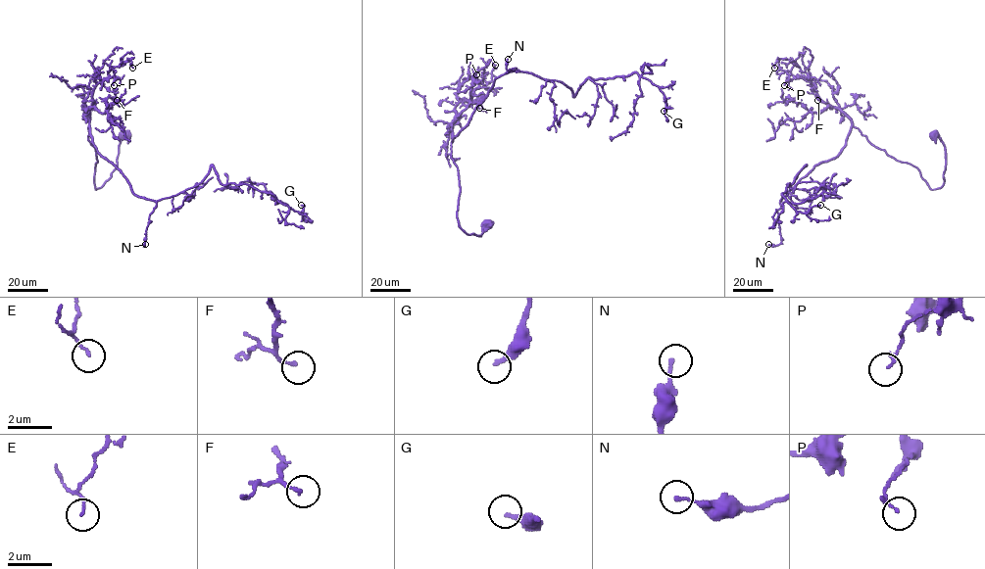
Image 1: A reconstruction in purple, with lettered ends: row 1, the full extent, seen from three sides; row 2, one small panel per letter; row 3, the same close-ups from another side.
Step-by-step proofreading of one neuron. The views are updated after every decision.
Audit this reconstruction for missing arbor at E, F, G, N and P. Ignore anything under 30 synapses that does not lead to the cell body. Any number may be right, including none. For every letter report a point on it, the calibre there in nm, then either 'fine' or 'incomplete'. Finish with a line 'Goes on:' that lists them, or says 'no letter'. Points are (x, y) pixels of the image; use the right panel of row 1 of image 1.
E: (774, 68) | 120 nm | fine
F: (817, 100) | 160 nm | fine
G: (820, 205) | 260 nm | fine
N: (768, 244) | 150 nm | fine
P: (784, 85) | 120 nm | fine
Goes on: no letter

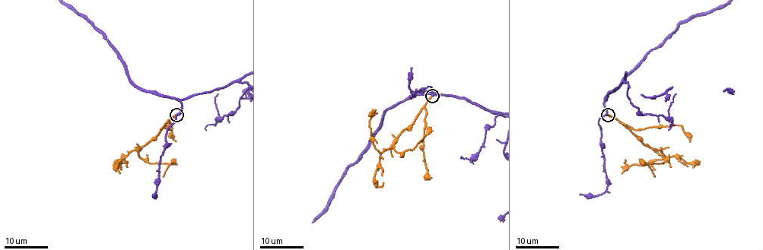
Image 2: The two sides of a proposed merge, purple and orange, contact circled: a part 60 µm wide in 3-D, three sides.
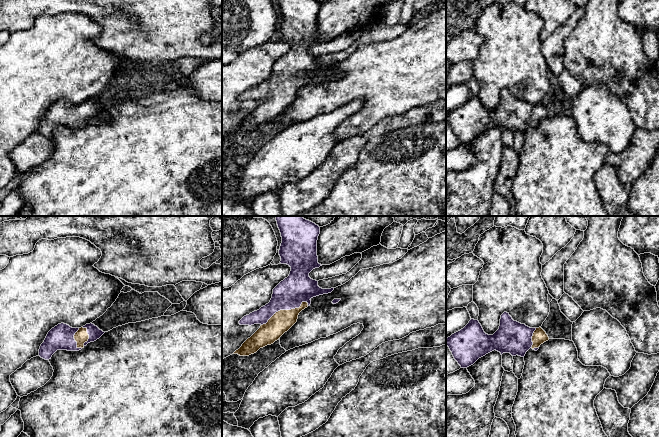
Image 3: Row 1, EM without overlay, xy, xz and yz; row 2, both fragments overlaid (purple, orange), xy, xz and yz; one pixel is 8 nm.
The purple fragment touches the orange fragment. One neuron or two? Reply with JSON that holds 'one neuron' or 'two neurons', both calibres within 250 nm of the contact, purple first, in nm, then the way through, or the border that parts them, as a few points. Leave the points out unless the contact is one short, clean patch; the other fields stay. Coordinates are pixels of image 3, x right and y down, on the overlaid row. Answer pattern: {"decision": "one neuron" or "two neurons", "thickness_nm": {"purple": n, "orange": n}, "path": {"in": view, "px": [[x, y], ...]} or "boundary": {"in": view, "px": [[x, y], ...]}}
{"decision": "one neuron", "thickness_nm": {"purple": 240, "orange": 170}}

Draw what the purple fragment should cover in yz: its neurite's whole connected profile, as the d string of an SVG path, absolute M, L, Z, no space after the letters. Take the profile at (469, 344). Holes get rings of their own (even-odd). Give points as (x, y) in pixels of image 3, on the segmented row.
M504 312L501 315L499 329L493 335L486 334L478 320L471 319L463 329L446 339L446 345L461 368L467 368L479 358L494 350L500 352L501 355L510 353L512 356L524 357L530 348L537 351L540 345L548 340L548 335L541 327L530 328L525 324L514 321L509 313Z

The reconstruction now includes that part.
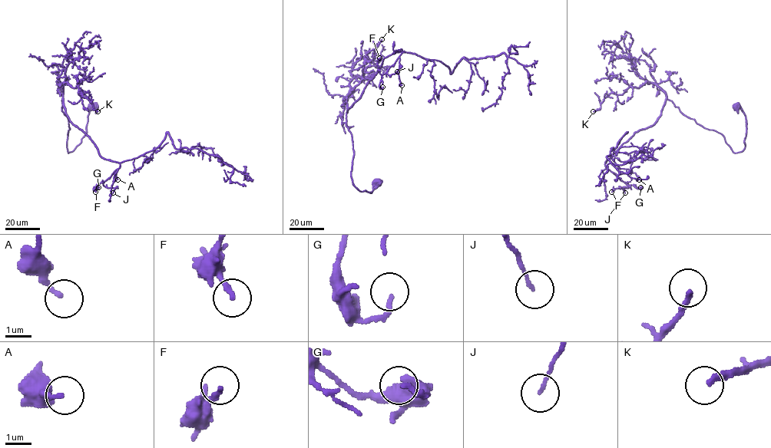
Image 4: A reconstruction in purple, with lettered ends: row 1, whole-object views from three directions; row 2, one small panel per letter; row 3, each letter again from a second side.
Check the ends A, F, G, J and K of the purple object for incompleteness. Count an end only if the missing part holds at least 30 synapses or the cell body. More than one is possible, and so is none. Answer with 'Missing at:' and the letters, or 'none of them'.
Missing at: K

